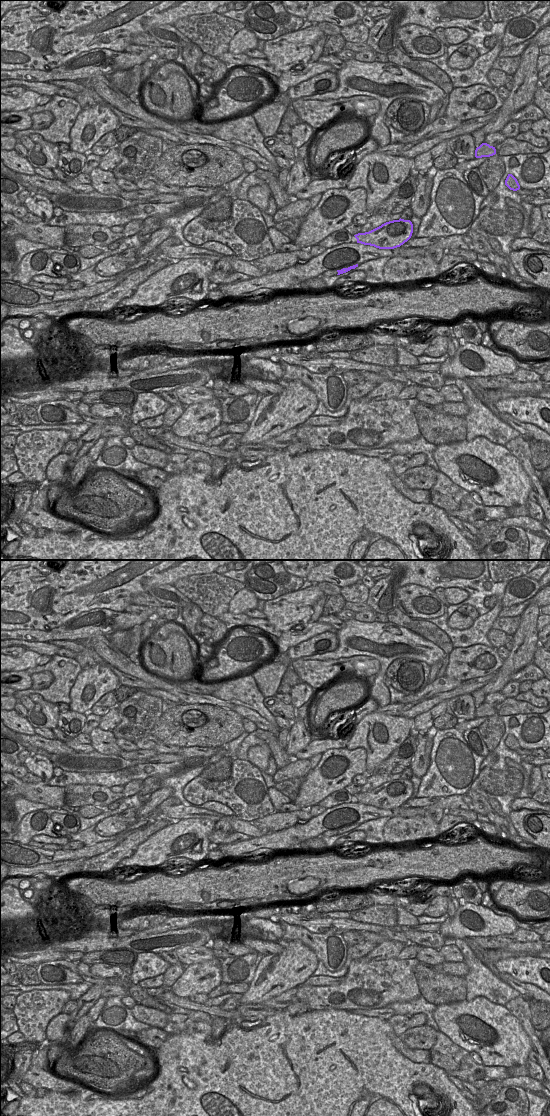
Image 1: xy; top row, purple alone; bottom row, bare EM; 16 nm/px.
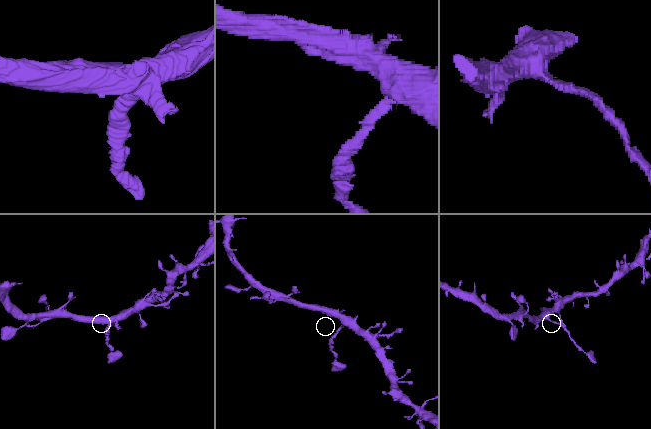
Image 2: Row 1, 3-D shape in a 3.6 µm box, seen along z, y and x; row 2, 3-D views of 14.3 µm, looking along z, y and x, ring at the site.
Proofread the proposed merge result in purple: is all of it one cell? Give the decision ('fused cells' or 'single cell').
single cell

